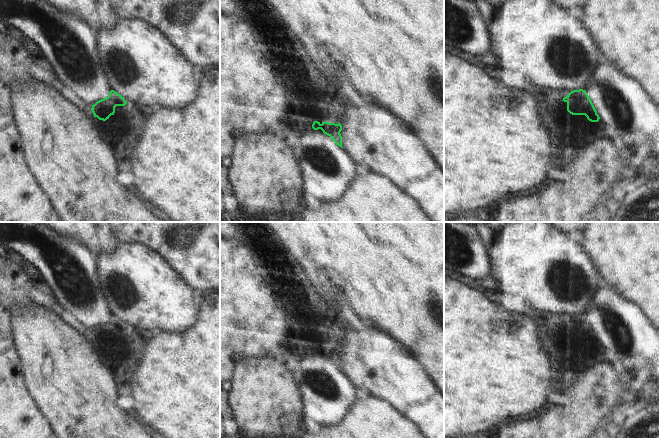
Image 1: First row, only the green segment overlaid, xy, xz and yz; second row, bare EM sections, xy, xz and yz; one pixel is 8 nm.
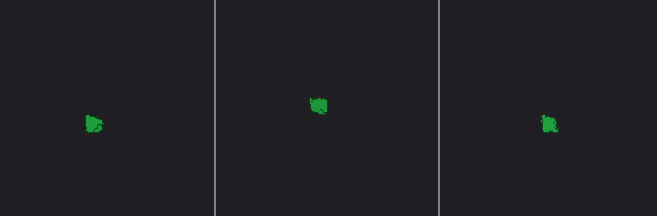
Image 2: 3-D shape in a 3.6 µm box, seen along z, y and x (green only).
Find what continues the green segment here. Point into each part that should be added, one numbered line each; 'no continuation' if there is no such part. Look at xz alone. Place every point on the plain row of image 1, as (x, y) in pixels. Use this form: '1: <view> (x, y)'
1: xz (328, 394)

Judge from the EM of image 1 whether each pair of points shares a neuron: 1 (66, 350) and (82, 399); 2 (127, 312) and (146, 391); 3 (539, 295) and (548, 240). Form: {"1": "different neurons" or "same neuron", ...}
{"1": "same neuron", "2": "different neurons", "3": "same neuron"}

